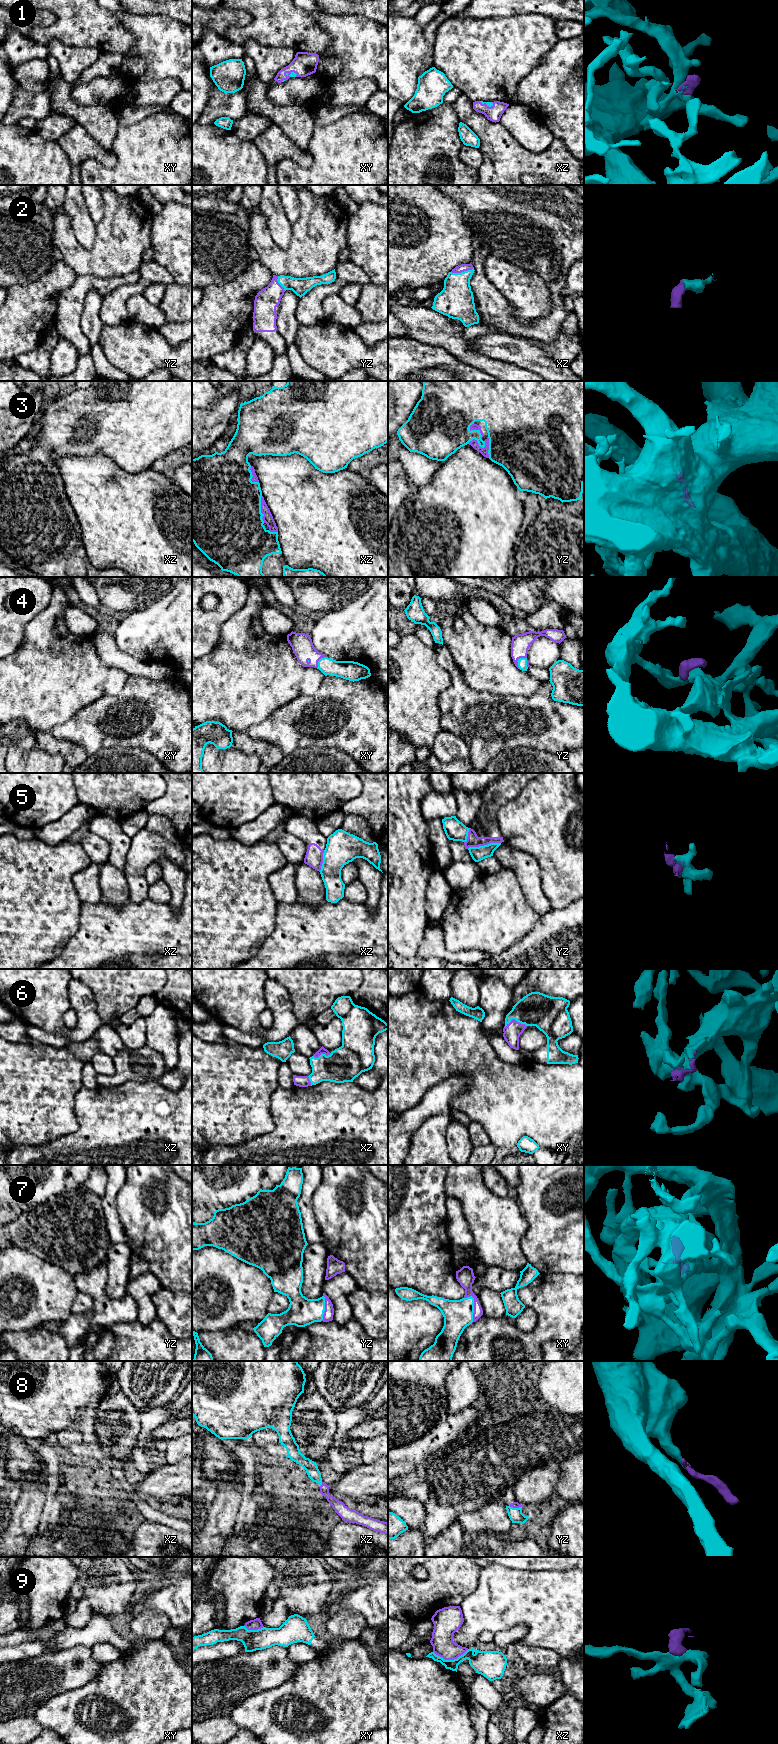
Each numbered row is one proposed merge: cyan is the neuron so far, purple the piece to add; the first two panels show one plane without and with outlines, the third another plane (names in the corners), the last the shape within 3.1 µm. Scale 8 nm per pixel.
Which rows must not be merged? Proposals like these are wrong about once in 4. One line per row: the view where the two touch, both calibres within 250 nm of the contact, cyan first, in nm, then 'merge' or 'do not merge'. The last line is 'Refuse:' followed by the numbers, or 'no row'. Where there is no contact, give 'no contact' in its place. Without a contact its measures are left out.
1: meets cyan in xy; 40 nm thick on the cyan side, 190 nm on the other; merge
2: meets cyan in xz; 280 nm thick on the cyan side, 60 nm on the other; merge
3: meets cyan in xz; 500 nm thick on the cyan side, 80 nm on the other; merge
4: meets cyan in yz; 80 nm thick on the cyan side, 150 nm on the other; merge
5: meets cyan in yz; 110 nm thick on the cyan side, 100 nm on the other; do not merge
6: meets cyan in xy; 280 nm thick on the cyan side, 140 nm on the other; merge
7: meets cyan in xy; 240 nm thick on the cyan side, 120 nm on the other; merge
8: meets cyan in xz; 100 nm thick on the cyan side, 90 nm on the other; merge
9: meets cyan in xz; 170 nm thick on the cyan side, 180 nm on the other; do not merge
Refuse: 5, 9

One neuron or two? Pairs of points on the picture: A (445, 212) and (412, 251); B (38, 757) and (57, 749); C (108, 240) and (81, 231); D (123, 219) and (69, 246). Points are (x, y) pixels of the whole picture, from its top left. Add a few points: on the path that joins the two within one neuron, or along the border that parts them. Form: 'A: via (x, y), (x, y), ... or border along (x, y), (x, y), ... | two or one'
A: via (434, 223), (432, 236), (423, 244) | one
B: border along (35, 746), (52, 754), (59, 755), (65, 762) | two
C: border along (72, 230), (81, 244), (86, 247), (92, 245) | two
D: via (111, 233), (92, 252), (83, 252) | one

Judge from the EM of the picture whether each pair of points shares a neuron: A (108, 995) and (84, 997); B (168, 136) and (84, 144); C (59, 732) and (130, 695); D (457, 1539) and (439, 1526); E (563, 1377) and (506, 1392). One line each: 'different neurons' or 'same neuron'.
A: different neurons
B: different neurons
C: same neuron
D: same neuron
E: different neurons

